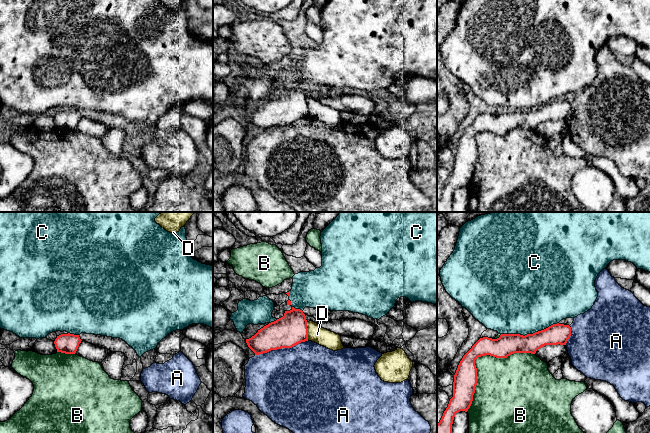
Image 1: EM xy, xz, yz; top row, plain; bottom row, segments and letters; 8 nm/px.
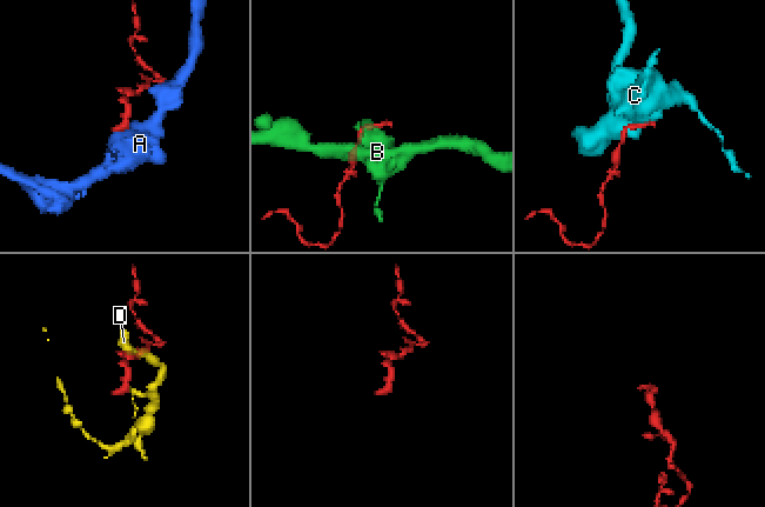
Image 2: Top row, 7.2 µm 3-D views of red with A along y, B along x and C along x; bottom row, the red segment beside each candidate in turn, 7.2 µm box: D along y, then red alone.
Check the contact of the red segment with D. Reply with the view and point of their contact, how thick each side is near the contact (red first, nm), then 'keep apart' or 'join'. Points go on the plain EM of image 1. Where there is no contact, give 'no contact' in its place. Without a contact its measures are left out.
xz (307, 107) | 260/140 nm | keep apart

